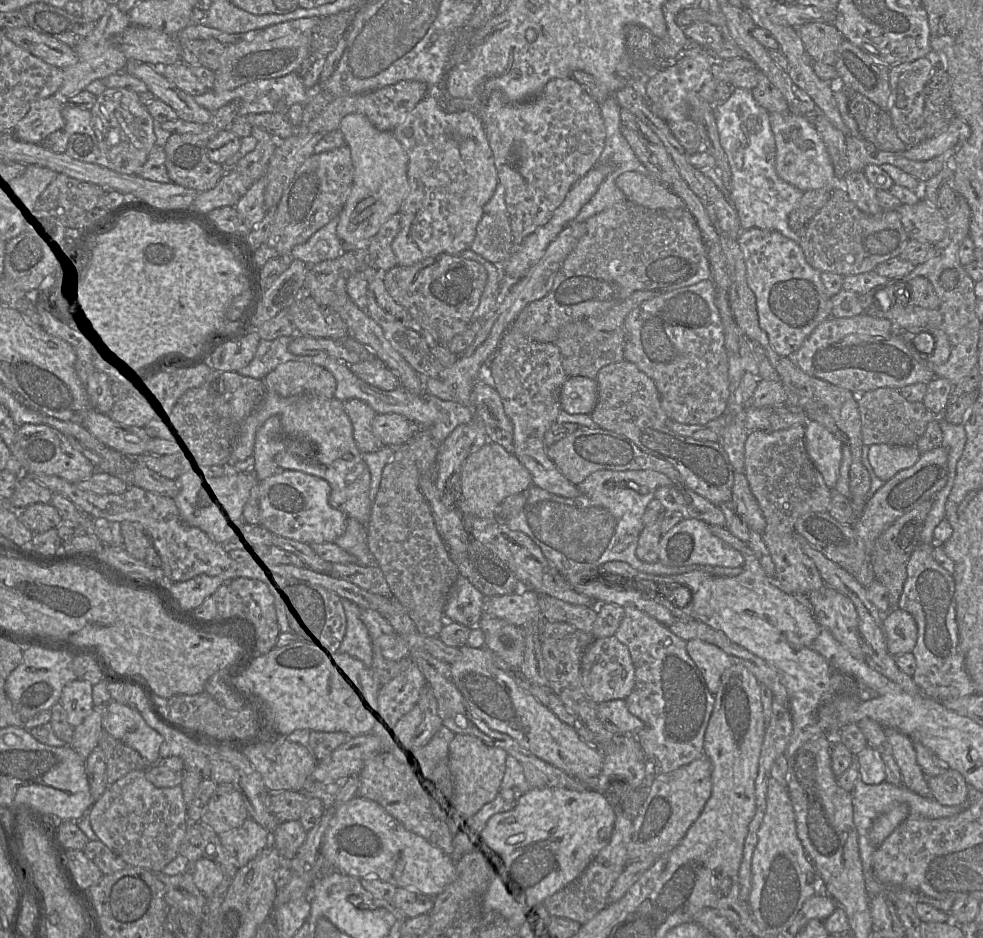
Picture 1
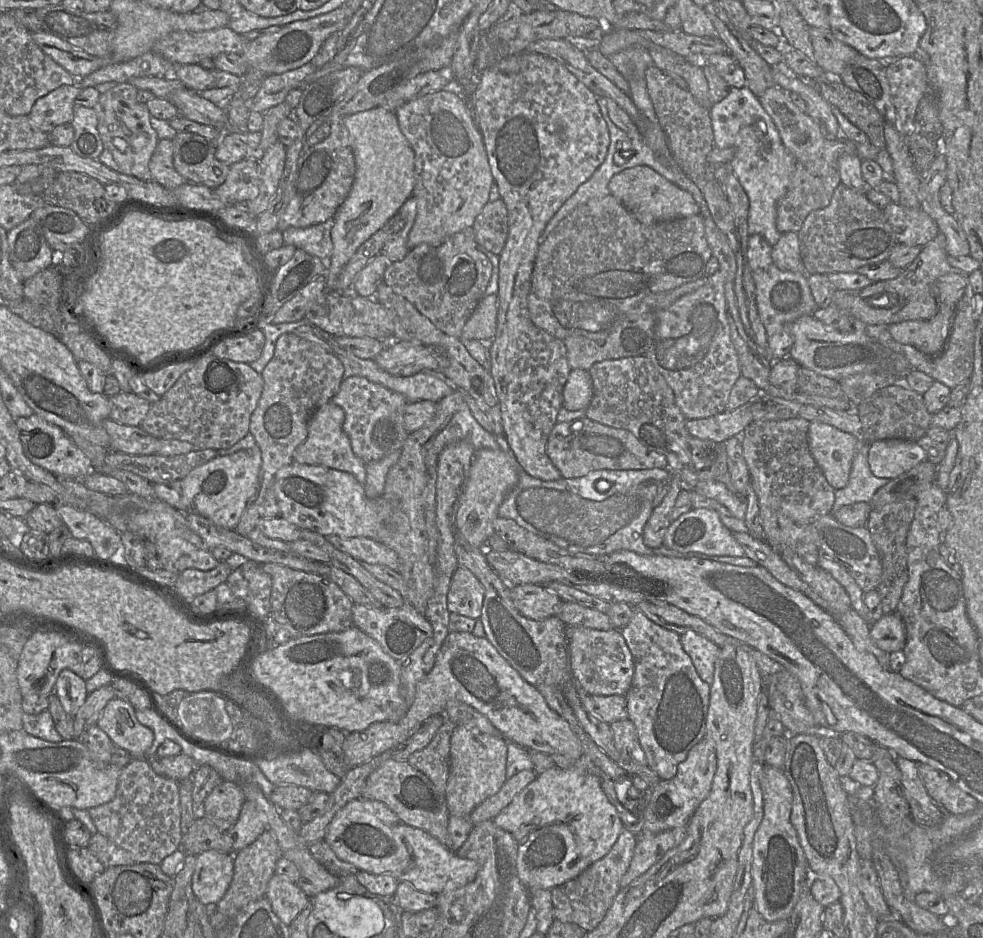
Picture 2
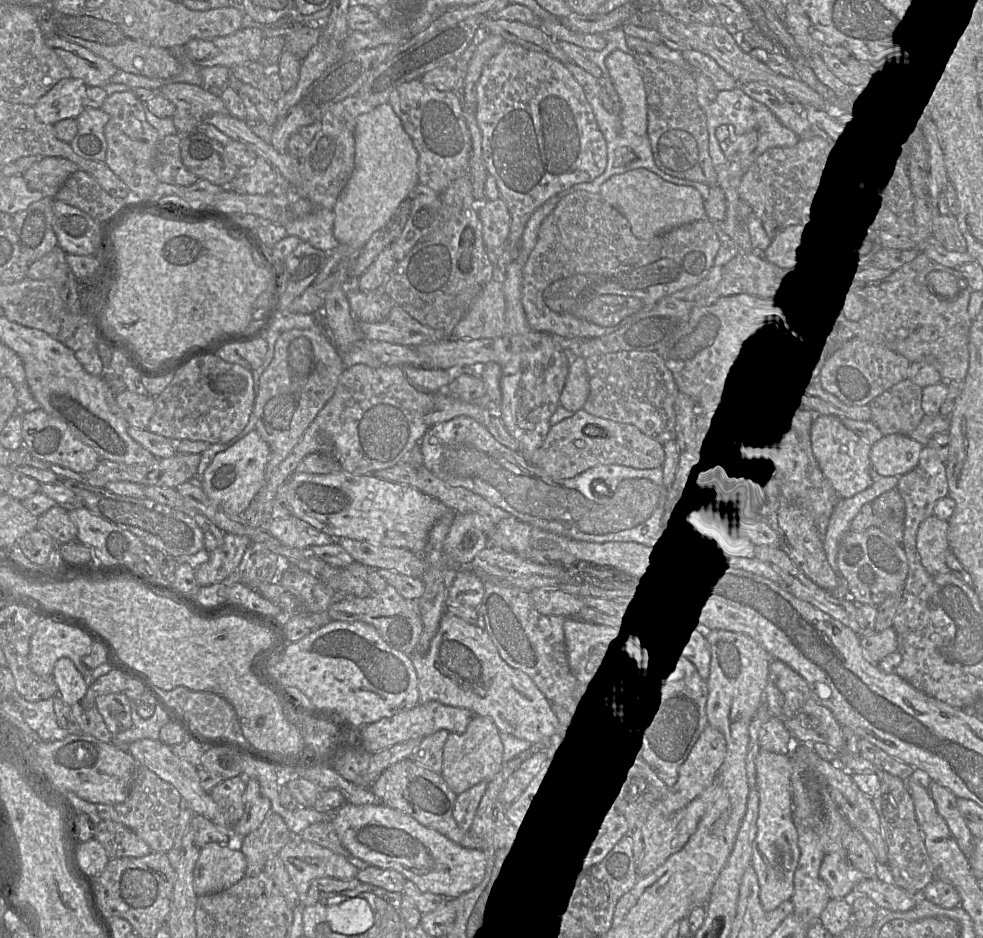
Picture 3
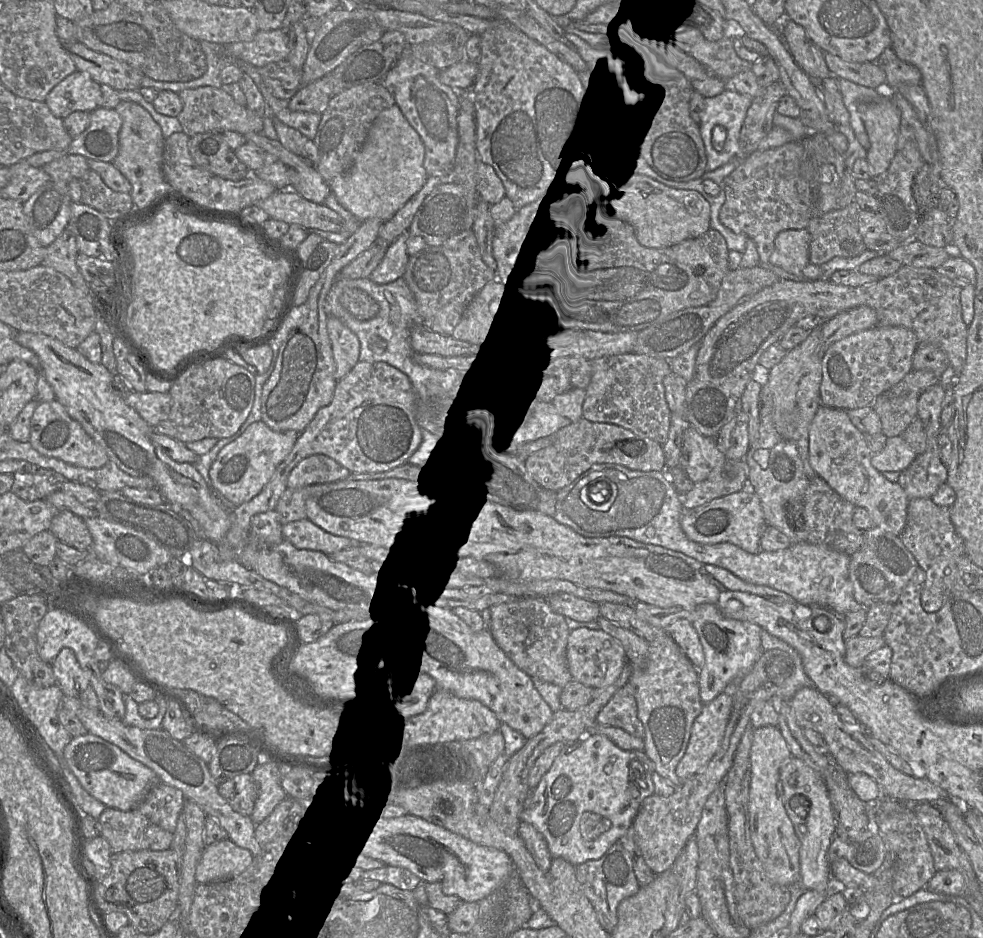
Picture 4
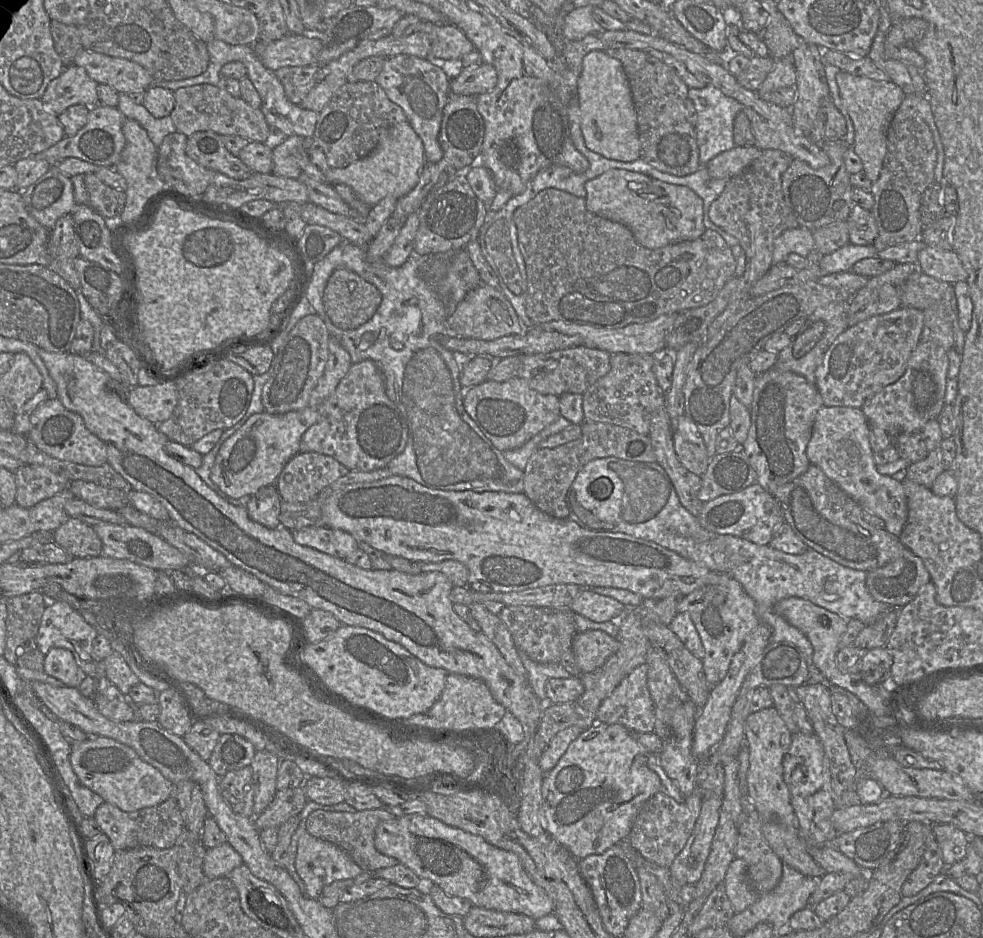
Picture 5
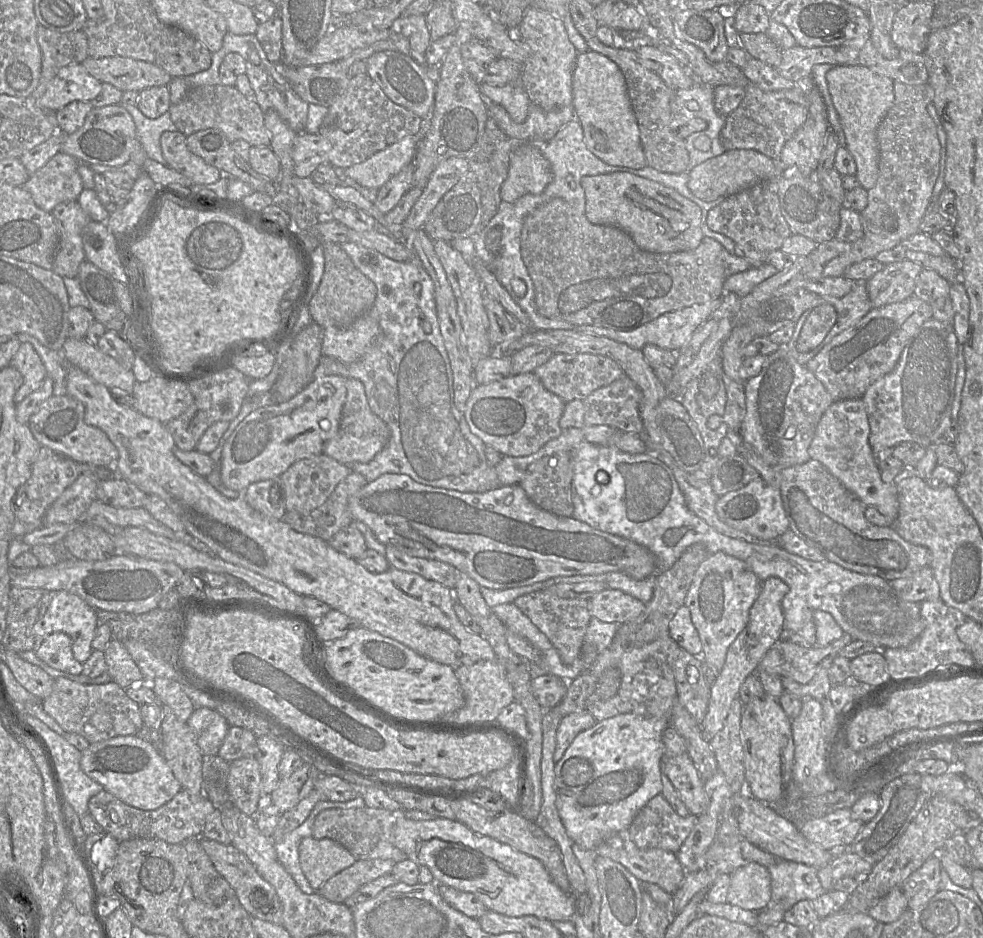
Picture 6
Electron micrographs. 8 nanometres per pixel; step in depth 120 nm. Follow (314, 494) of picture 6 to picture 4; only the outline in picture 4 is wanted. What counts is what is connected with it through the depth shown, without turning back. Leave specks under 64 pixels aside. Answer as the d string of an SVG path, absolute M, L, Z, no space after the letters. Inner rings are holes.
M315 454L302 459L290 472L288 488L302 488L345 480L351 472L336 460L324 454Z

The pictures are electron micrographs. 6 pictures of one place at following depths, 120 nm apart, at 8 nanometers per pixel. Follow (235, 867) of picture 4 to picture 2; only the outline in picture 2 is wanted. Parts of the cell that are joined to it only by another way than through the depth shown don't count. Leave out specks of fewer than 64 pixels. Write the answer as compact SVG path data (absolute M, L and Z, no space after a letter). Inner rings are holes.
M207 850L196 856L192 891L199 902L215 907L225 896L234 874L234 854Z

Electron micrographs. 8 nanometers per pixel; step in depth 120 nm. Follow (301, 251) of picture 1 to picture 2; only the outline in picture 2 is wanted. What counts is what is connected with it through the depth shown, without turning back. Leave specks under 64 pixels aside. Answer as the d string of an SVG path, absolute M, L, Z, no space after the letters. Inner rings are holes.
M334 219L305 228L289 227L282 232L284 245L293 245L310 255L328 261L333 252L331 230Z

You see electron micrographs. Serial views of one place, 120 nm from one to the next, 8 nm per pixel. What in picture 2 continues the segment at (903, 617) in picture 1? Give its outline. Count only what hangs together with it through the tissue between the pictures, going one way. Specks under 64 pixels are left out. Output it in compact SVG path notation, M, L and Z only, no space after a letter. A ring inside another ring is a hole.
M896 611L883 615L878 621L870 624L870 636L878 648L887 653L903 651L906 644L906 628Z

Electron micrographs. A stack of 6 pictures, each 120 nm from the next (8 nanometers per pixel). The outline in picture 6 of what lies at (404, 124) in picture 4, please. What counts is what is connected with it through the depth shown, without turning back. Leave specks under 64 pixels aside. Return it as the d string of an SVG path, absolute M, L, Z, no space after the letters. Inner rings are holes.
M405 136L365 161L346 168L345 174L364 187L380 189L414 161L417 145L415 136Z

